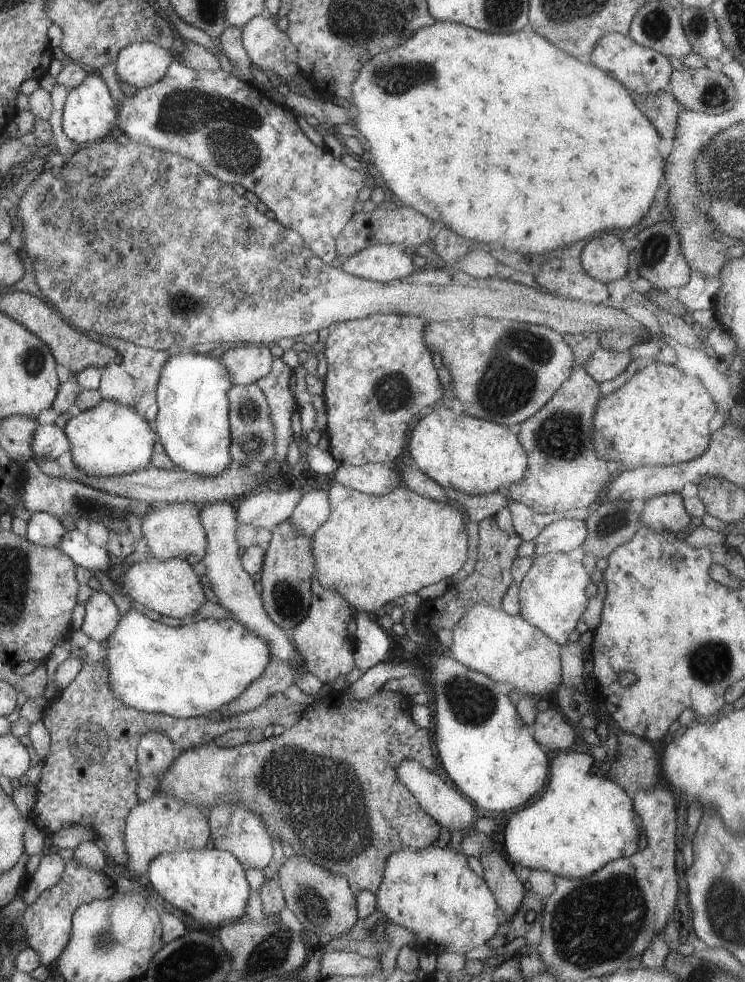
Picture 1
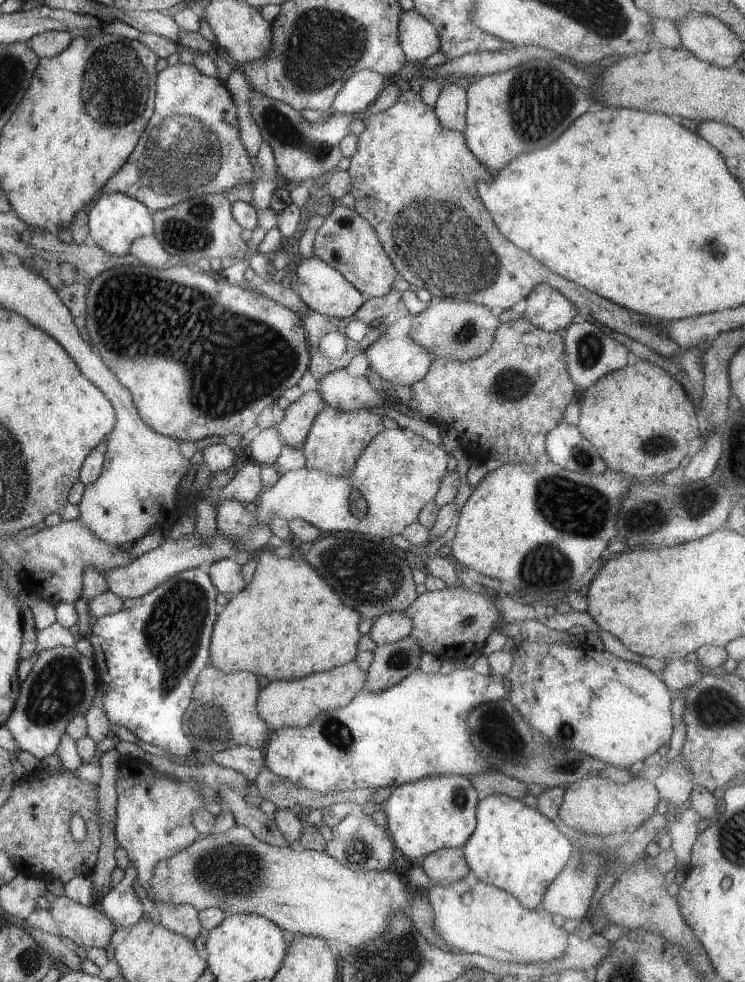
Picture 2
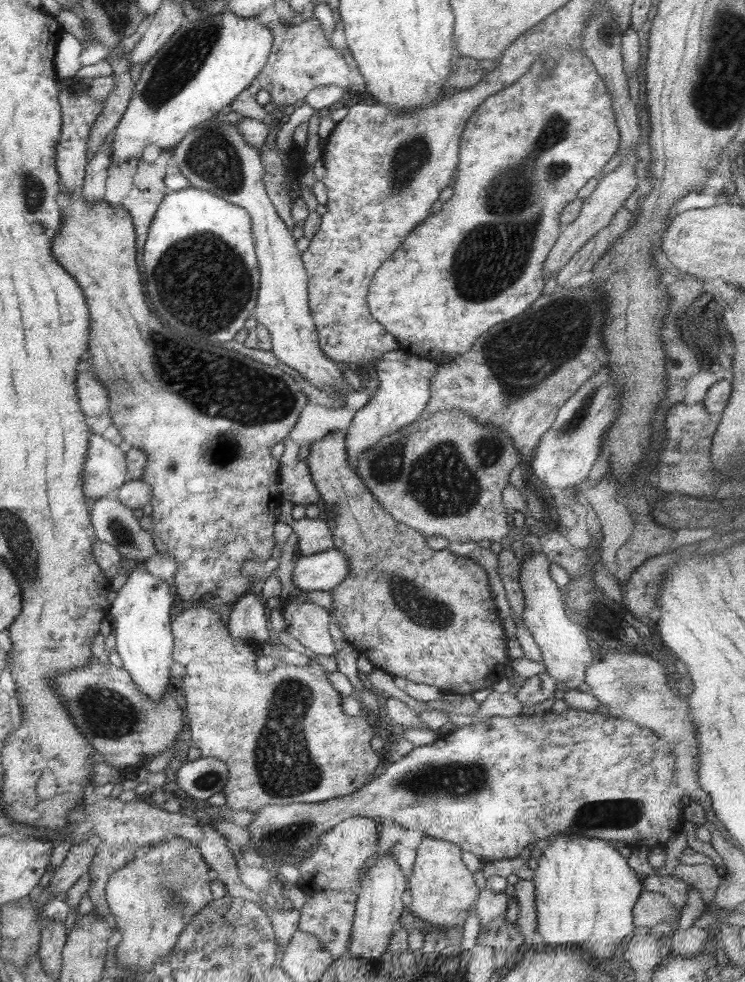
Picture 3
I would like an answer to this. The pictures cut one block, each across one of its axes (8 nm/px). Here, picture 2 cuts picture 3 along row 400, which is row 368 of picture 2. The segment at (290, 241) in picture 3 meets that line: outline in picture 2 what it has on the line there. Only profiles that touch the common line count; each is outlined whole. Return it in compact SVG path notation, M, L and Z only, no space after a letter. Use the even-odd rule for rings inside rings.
M345 368L324 374L318 380L317 386L323 402L335 410L368 410L387 404L386 397L371 388L365 375L350 375Z

